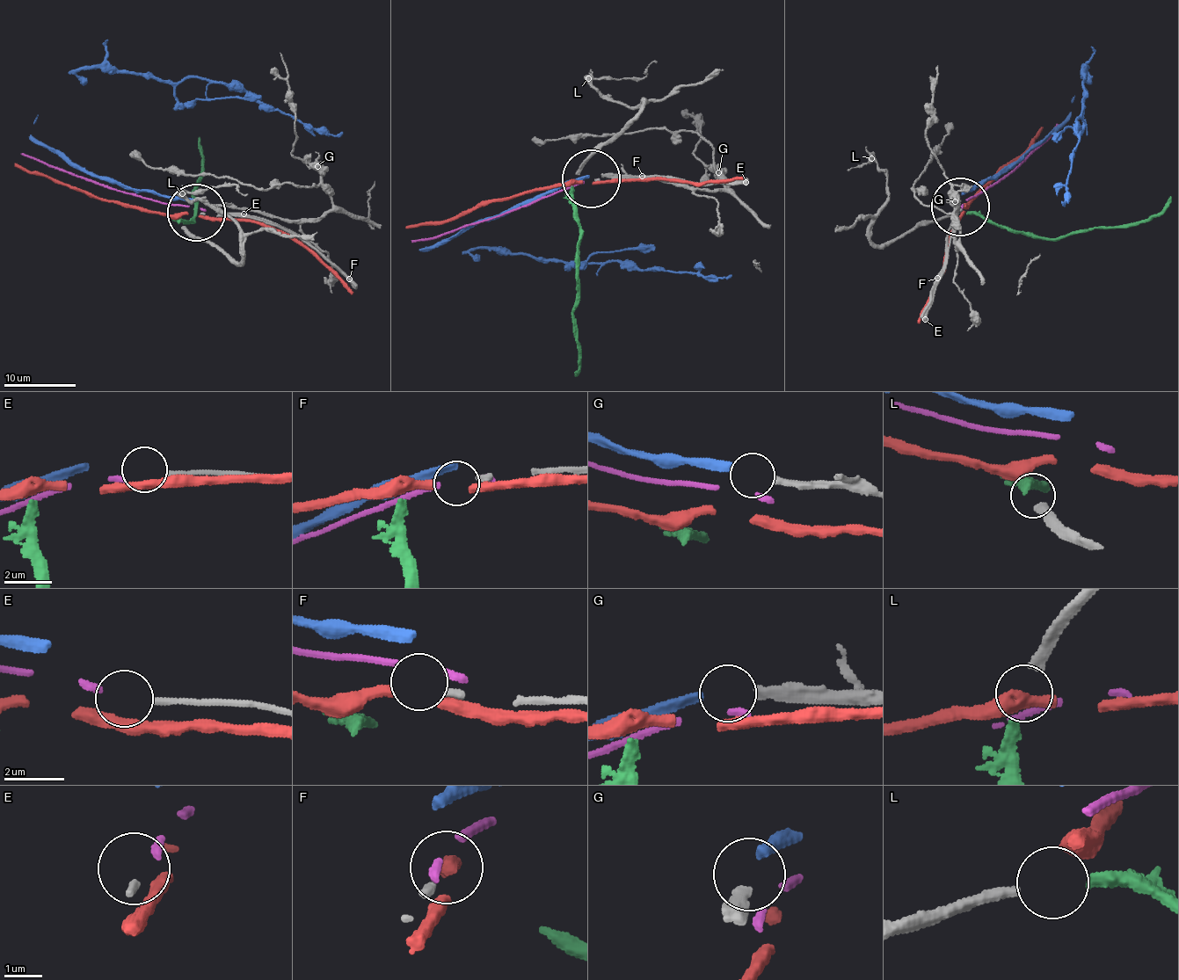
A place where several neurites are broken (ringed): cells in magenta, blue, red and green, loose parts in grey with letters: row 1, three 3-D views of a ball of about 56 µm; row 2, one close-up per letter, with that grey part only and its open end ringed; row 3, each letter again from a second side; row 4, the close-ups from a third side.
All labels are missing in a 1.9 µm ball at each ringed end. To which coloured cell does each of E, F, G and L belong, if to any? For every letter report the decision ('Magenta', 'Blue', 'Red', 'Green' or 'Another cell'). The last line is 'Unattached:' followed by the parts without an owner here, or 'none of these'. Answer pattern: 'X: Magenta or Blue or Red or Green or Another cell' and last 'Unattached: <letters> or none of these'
E: Magenta
F: Another cell
G: Blue
L: Green
Unattached: F

